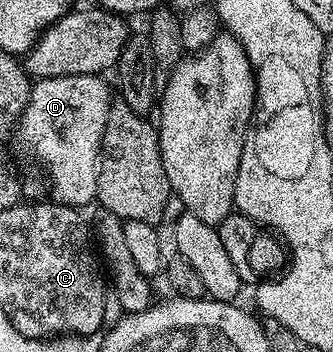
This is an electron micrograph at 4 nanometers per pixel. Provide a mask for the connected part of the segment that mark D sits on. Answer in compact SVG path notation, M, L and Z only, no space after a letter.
M68 74L58 78L43 78L32 83L29 103L21 113L19 138L21 142L45 165L49 182L53 185L52 197L63 206L85 208L97 196L99 172L101 171L101 141L107 128L109 108L113 105L114 95L109 95L109 86L100 74Z

